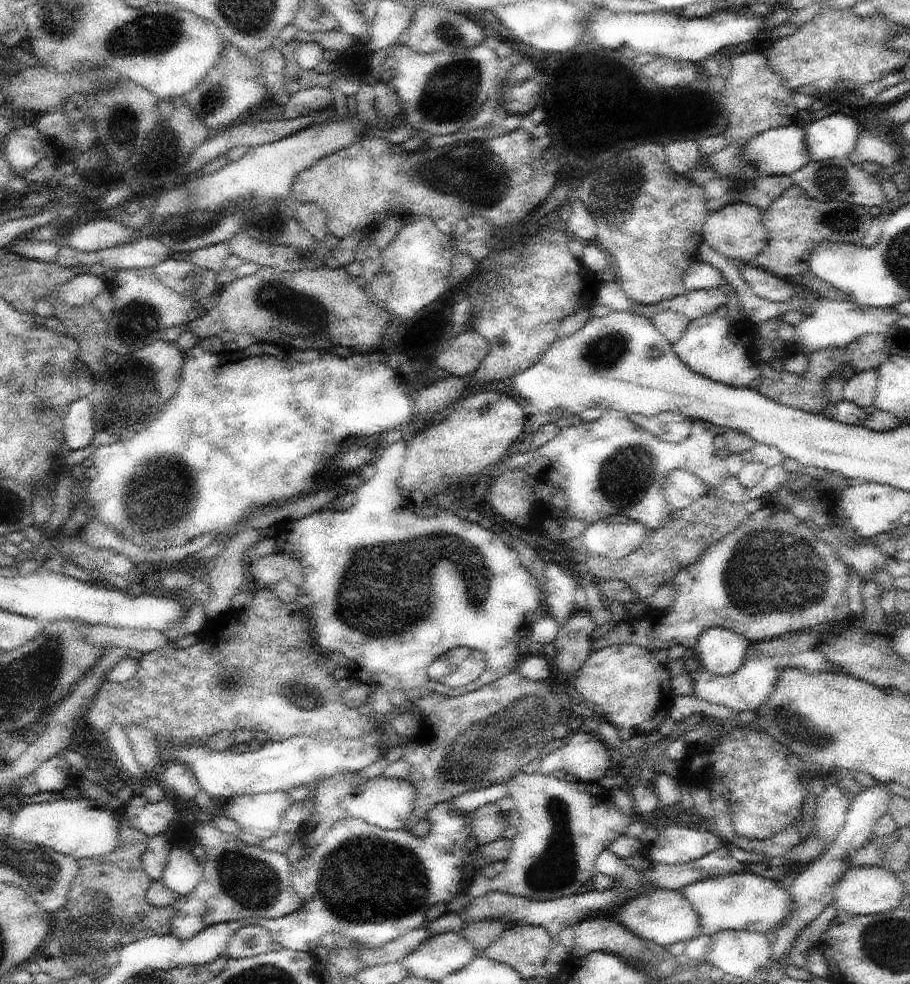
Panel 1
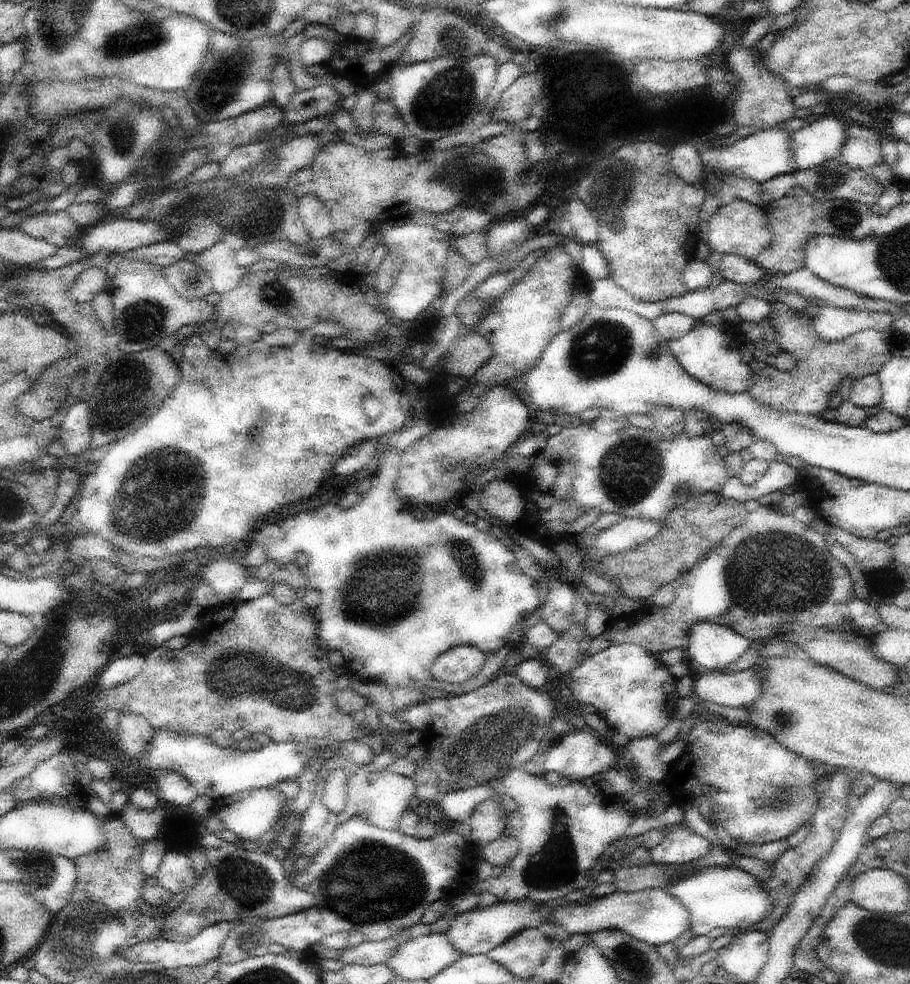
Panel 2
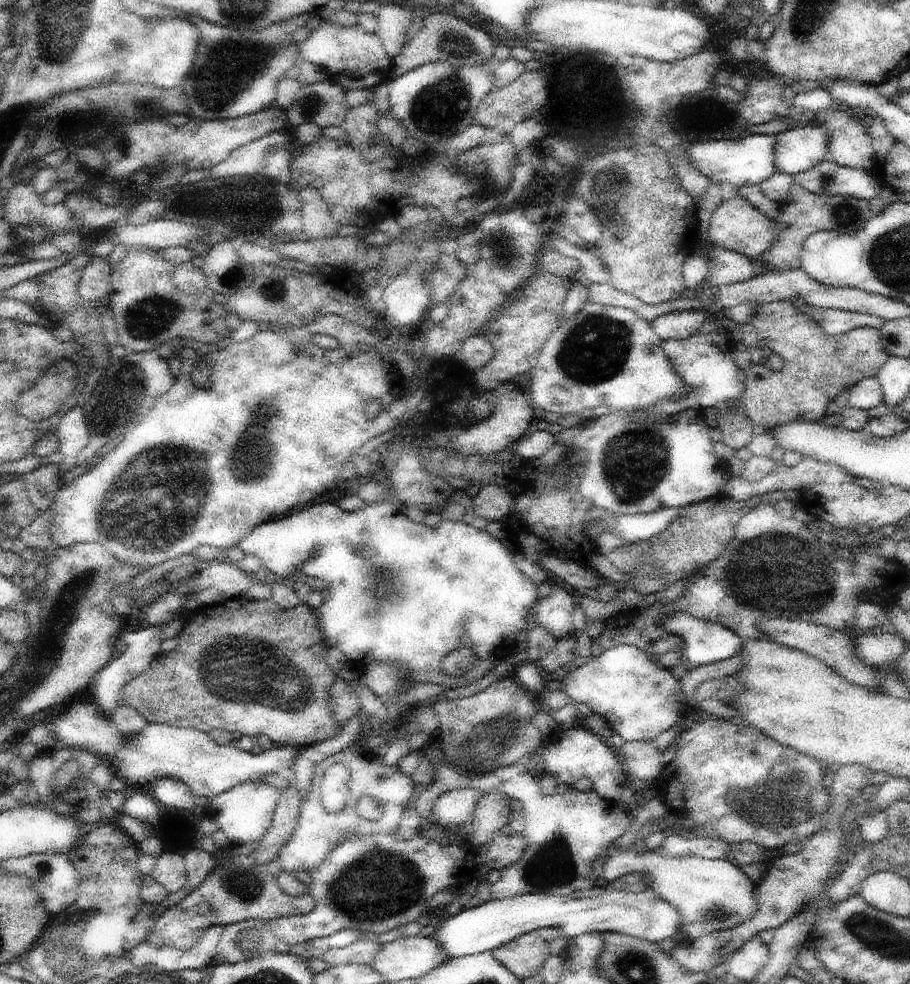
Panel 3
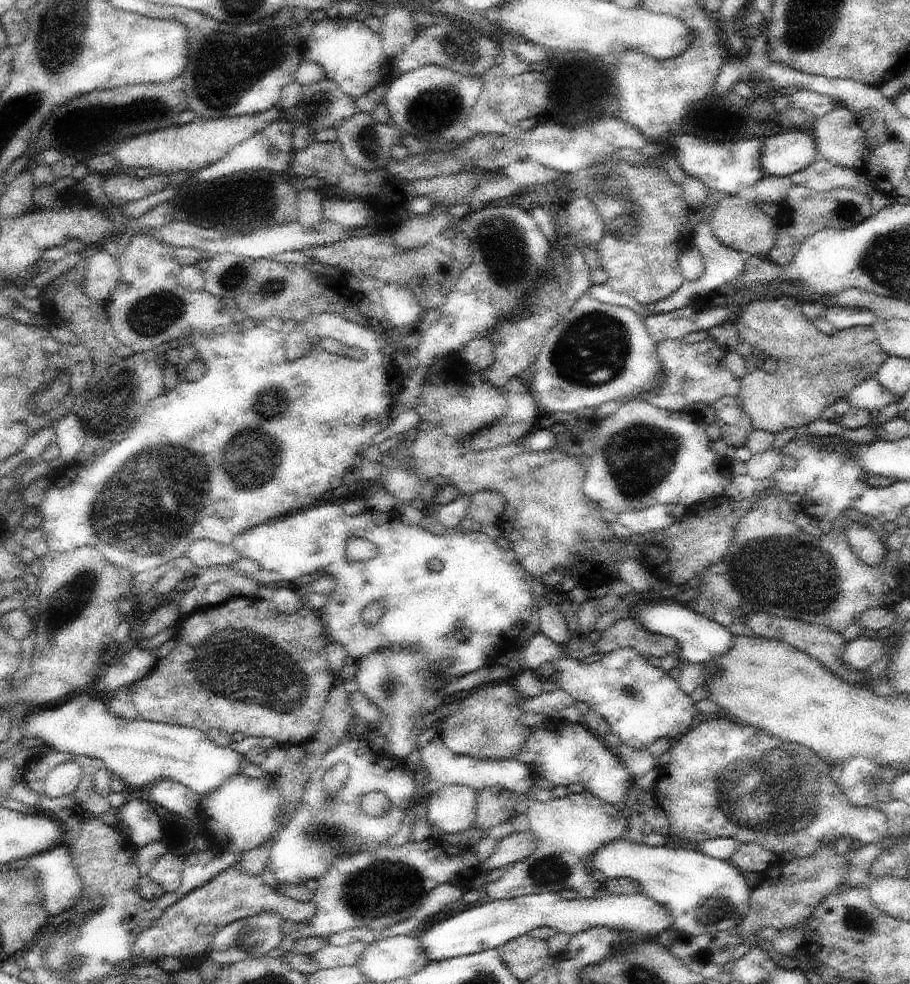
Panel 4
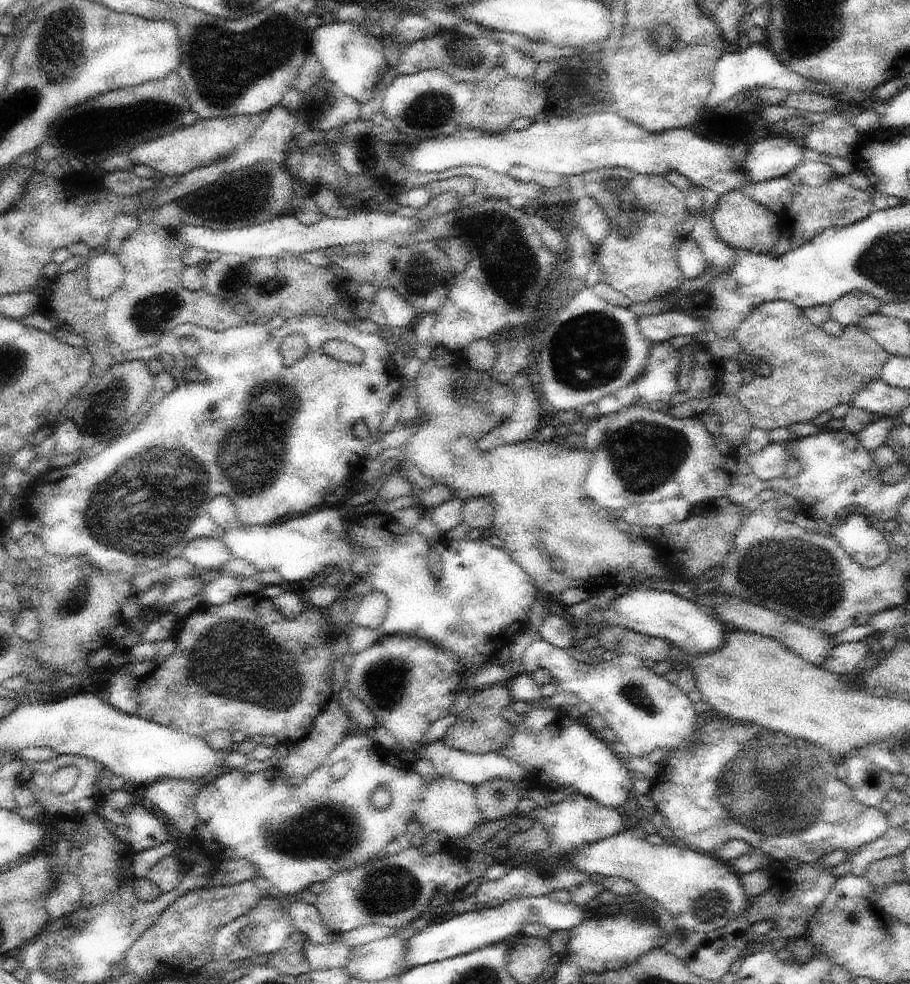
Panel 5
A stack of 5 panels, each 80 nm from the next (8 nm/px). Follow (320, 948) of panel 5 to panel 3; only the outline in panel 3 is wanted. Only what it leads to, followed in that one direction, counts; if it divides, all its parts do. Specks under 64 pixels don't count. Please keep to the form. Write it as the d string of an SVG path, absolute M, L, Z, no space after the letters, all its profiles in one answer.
M367 939L354 941L345 947L328 949L322 956L322 960L329 967L345 965L348 963L360 963L370 965L382 944Z

